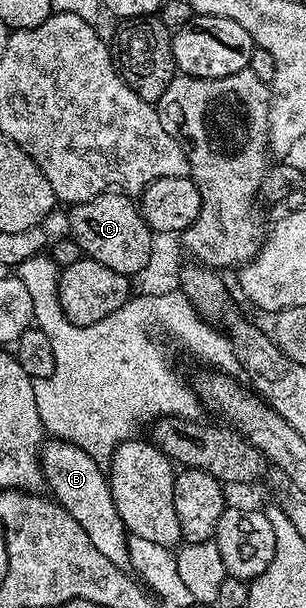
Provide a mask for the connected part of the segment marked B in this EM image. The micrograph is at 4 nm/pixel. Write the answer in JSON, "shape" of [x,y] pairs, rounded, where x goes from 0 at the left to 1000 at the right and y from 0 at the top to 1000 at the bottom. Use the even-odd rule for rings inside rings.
{"shape":[[[167,720],[141,734],[131,753],[144,791],[157,801],[163,798],[173,819],[255,859],[261,870],[288,877],[288,890],[314,896],[327,916],[353,916],[353,923],[382,933],[422,934],[425,880],[379,837],[379,824],[366,824],[359,789],[337,763],[248,732],[183,720]]]}

